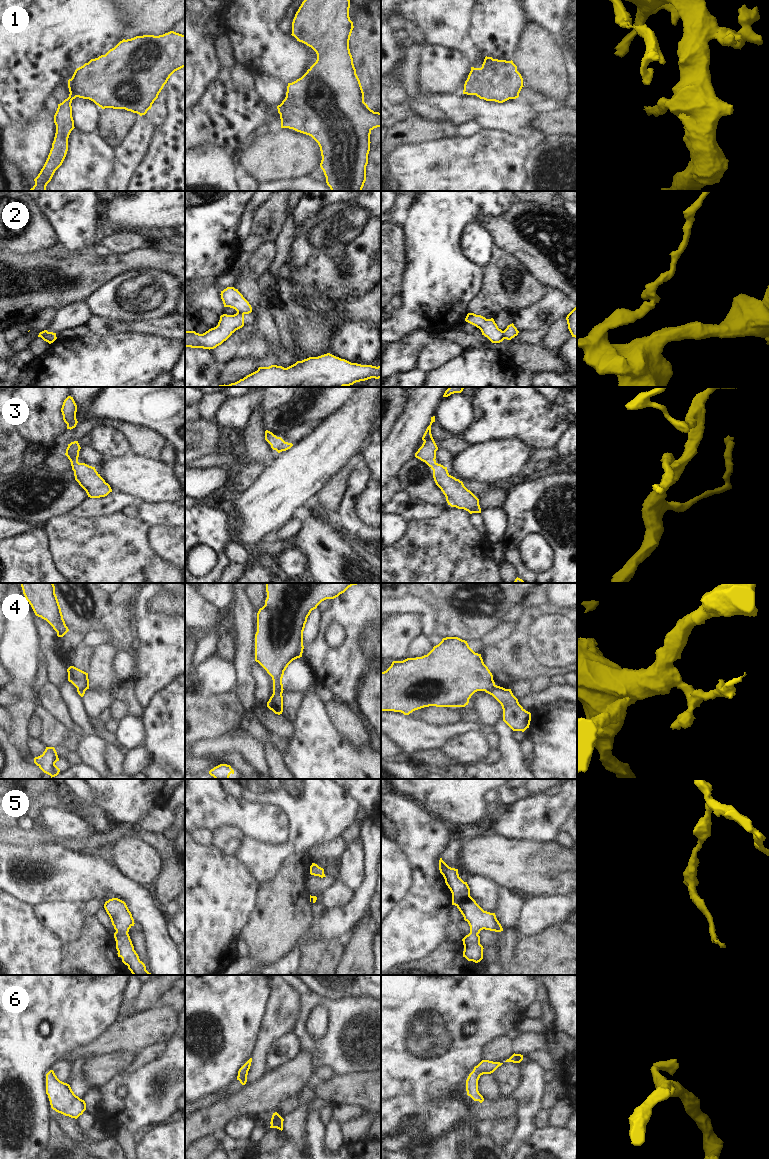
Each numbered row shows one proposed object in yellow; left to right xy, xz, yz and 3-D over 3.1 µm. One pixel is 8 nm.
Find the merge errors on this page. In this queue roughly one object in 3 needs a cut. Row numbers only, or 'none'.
2, 4

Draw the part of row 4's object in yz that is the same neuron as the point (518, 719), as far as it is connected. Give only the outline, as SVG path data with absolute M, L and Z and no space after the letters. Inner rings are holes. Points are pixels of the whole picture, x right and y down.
M495 685L493 688L485 691L492 695L502 706L503 721L513 730L524 732L529 728L531 713L526 711L513 695L511 689Z

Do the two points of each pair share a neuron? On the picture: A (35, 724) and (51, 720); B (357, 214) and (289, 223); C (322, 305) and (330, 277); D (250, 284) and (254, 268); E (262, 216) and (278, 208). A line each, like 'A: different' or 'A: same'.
A: different
B: different
C: different
D: same
E: same

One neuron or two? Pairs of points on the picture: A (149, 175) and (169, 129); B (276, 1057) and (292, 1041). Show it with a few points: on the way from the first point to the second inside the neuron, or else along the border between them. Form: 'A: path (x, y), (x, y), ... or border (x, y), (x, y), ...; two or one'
A: path (160, 164), (162, 158), (169, 151), (169, 140); one
B: path (280, 1055), (289, 1045); one

